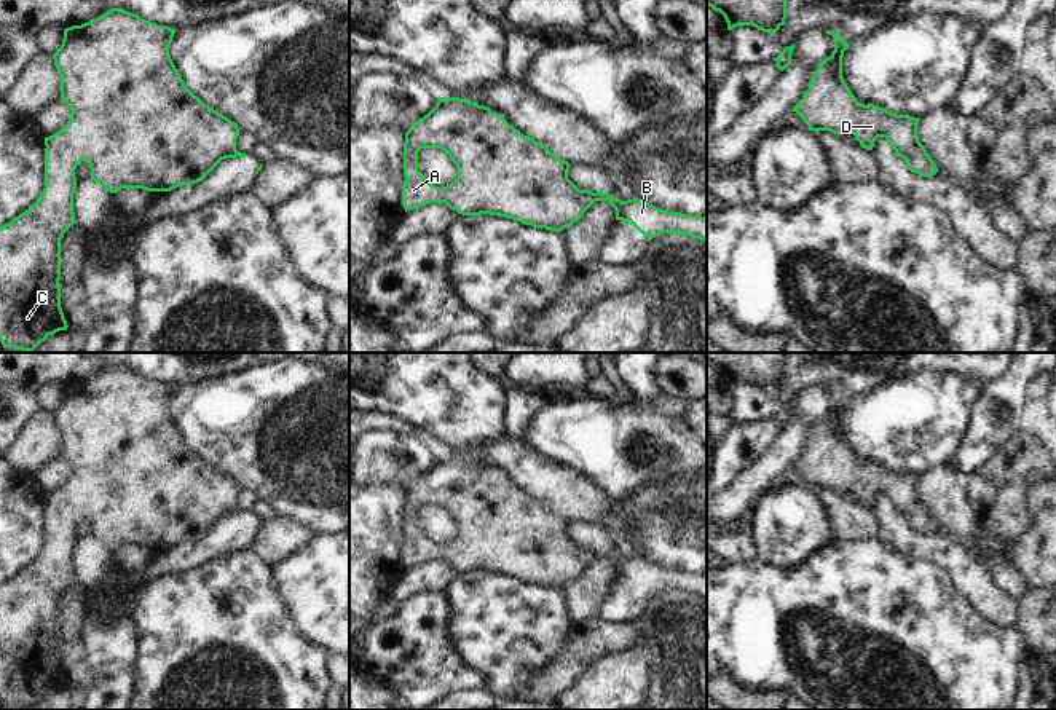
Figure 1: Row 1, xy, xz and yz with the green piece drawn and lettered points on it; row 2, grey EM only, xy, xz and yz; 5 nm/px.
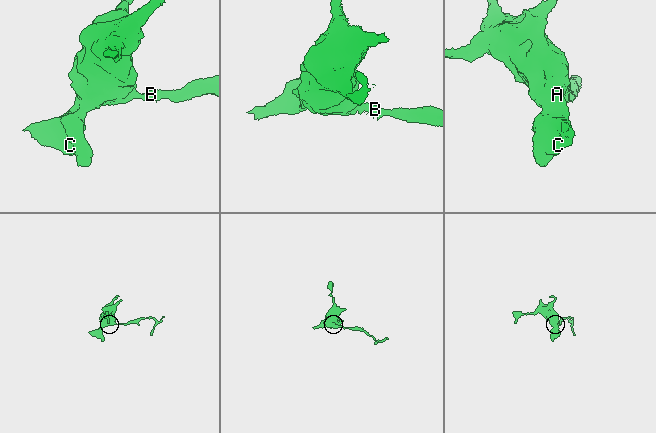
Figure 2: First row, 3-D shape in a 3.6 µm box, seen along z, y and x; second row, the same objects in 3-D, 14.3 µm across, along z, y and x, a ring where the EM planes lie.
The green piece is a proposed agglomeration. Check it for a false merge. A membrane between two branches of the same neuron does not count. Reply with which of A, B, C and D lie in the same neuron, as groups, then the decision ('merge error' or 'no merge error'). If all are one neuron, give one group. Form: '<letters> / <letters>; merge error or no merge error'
A C D / B; merge error

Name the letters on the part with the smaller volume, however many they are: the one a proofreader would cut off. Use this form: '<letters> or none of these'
B

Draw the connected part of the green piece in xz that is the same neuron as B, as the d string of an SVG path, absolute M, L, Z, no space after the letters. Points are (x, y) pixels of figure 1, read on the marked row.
M581 191L592 195L595 201L608 201L616 211L616 220L633 225L648 236L648 241L662 233L688 235L707 241L707 217L668 212L638 198L621 201L603 191Z

